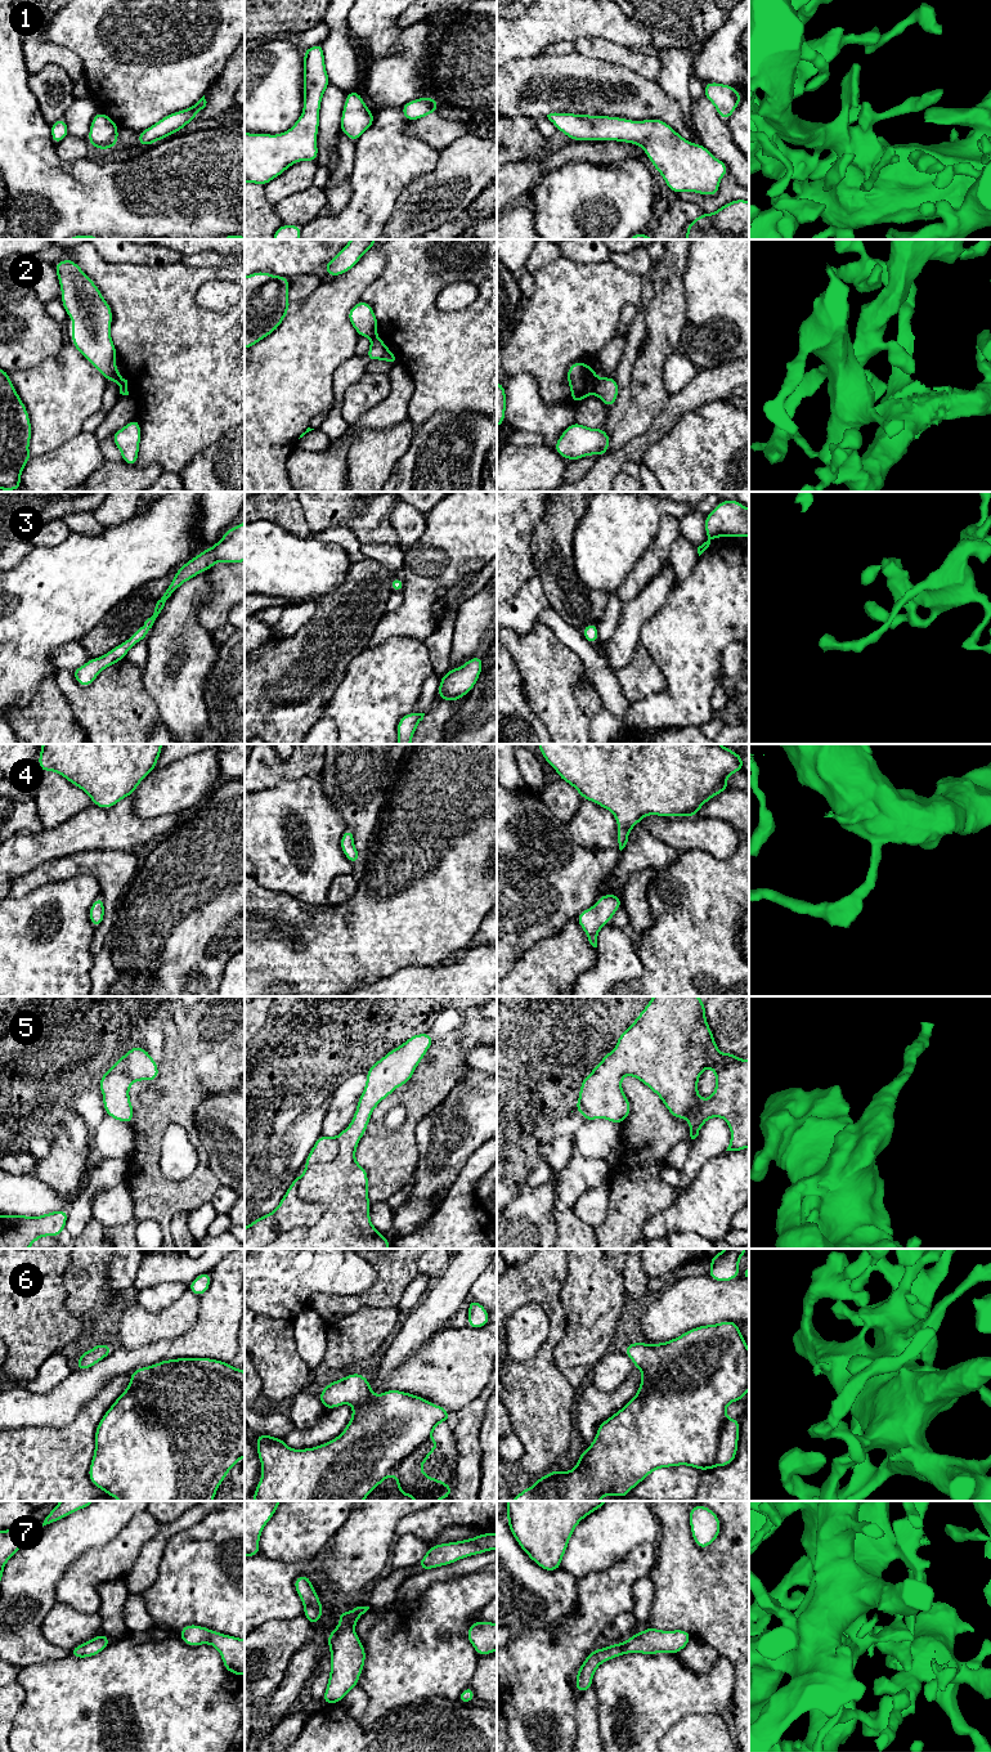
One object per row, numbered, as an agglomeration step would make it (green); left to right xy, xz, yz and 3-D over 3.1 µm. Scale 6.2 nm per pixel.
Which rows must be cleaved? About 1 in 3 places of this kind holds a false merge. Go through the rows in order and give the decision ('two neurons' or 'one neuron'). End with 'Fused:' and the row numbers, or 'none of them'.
1: one neuron
2: two neurons
3: one neuron
4: one neuron
5: one neuron
6: one neuron
7: one neuron
Fused: 2

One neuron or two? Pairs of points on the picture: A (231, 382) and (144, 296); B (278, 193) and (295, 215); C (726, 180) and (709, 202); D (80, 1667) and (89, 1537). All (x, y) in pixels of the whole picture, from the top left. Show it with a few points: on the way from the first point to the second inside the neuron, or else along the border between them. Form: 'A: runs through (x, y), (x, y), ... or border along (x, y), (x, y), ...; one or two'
A: runs through (209, 361), (166, 316); one
B: border along (310, 186), (281, 198), (273, 206); two
C: runs through (726, 187), (726, 191), (716, 201); one
D: border along (68, 1656), (39, 1663); two

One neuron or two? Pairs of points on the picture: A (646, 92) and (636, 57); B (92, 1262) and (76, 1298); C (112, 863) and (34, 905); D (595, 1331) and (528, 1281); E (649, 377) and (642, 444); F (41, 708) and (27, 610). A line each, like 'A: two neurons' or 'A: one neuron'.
A: two neurons
B: one neuron
C: two neurons
D: two neurons
E: two neurons
F: two neurons

